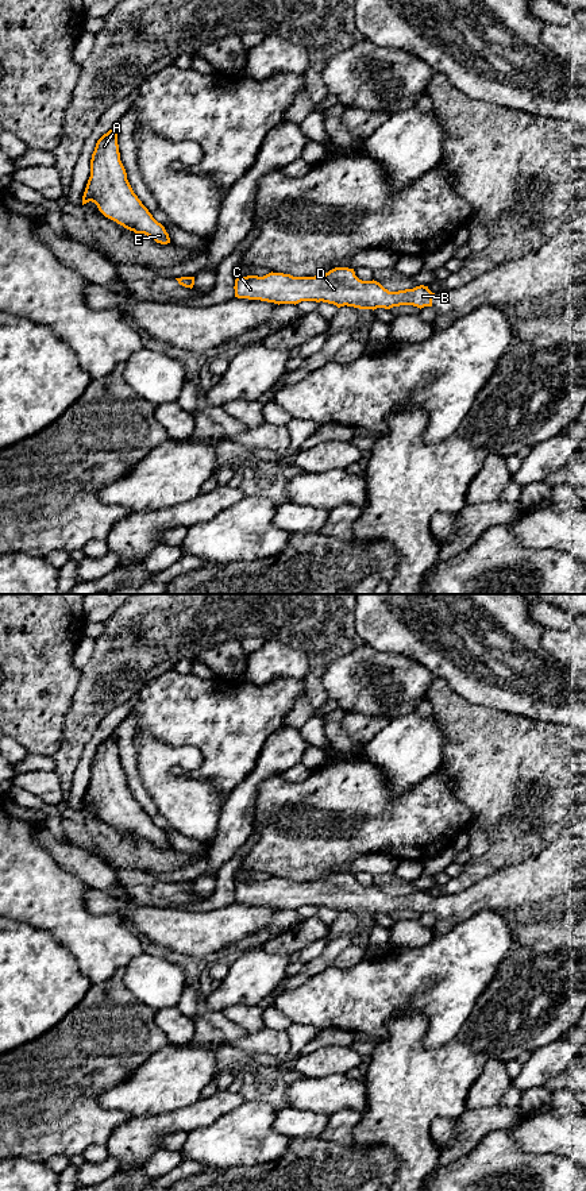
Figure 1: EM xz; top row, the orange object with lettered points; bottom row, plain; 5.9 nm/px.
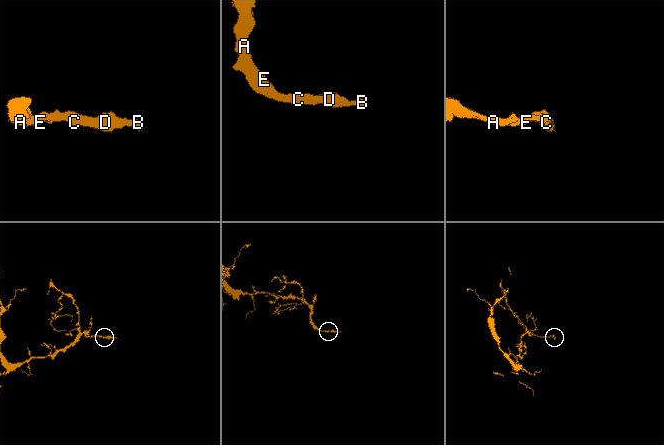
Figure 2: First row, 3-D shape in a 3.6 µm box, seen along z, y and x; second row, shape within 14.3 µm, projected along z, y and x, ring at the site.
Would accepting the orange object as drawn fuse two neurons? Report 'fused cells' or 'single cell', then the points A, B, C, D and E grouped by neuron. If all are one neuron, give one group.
single cell; A B C D E

